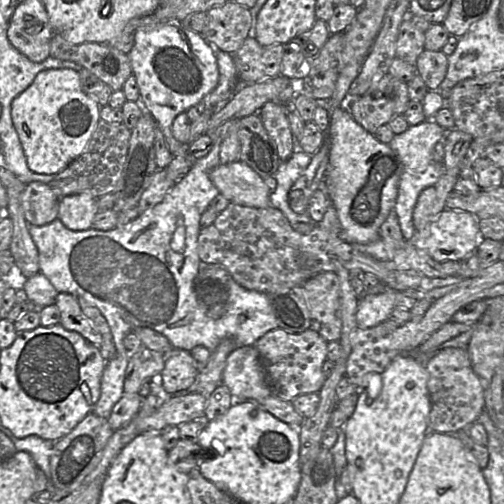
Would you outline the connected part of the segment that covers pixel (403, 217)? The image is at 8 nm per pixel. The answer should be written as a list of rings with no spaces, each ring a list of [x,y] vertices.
[[[426,119],[420,124],[409,125],[408,129],[401,134],[394,134],[393,139],[388,143],[399,157],[402,165],[394,211],[397,215],[403,237],[407,241],[412,241],[415,235],[413,210],[420,193],[425,188],[437,183],[445,172],[443,162],[437,162],[434,159],[434,147],[437,142],[441,142],[444,139],[445,132],[444,128],[435,121]]]

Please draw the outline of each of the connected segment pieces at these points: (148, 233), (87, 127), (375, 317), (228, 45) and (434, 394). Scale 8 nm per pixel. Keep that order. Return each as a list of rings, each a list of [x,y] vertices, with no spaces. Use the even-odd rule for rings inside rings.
[[[215,133],[212,138],[214,143],[210,152],[196,160],[186,176],[169,190],[163,201],[124,227],[115,227],[109,231],[93,228],[73,231],[65,227],[58,218],[43,226],[28,226],[38,250],[40,272],[48,278],[57,292],[83,298],[97,307],[110,326],[115,355],[106,362],[101,379],[101,395],[92,412],[95,415],[108,419],[115,404],[123,397],[126,369],[130,359],[124,339],[127,334],[140,327],[158,331],[169,340],[174,349],[191,351],[196,346],[204,346],[211,352],[225,338],[234,338],[238,346],[253,346],[267,332],[279,328],[267,295],[243,288],[232,276],[227,279],[227,300],[222,317],[210,318],[207,315],[207,307],[197,296],[195,282],[200,268],[198,255],[200,219],[212,200],[220,193],[211,182],[209,172],[220,164],[222,139],[215,138]]]
[[[47,69],[11,104],[11,118],[23,147],[27,165],[38,174],[56,175],[79,157],[100,120],[101,106],[82,89],[79,72]]]
[[[386,286],[386,290],[382,293],[359,296],[356,313],[358,328],[369,329],[389,320],[396,308],[397,292]]]
[[[227,2],[207,12],[208,20],[201,35],[220,50],[236,52],[249,36],[252,25],[250,9],[236,2]]]
[[[444,348],[431,356],[425,367],[431,401],[427,434],[456,432],[475,422],[485,409],[485,399],[480,379],[472,368],[468,349]]]

